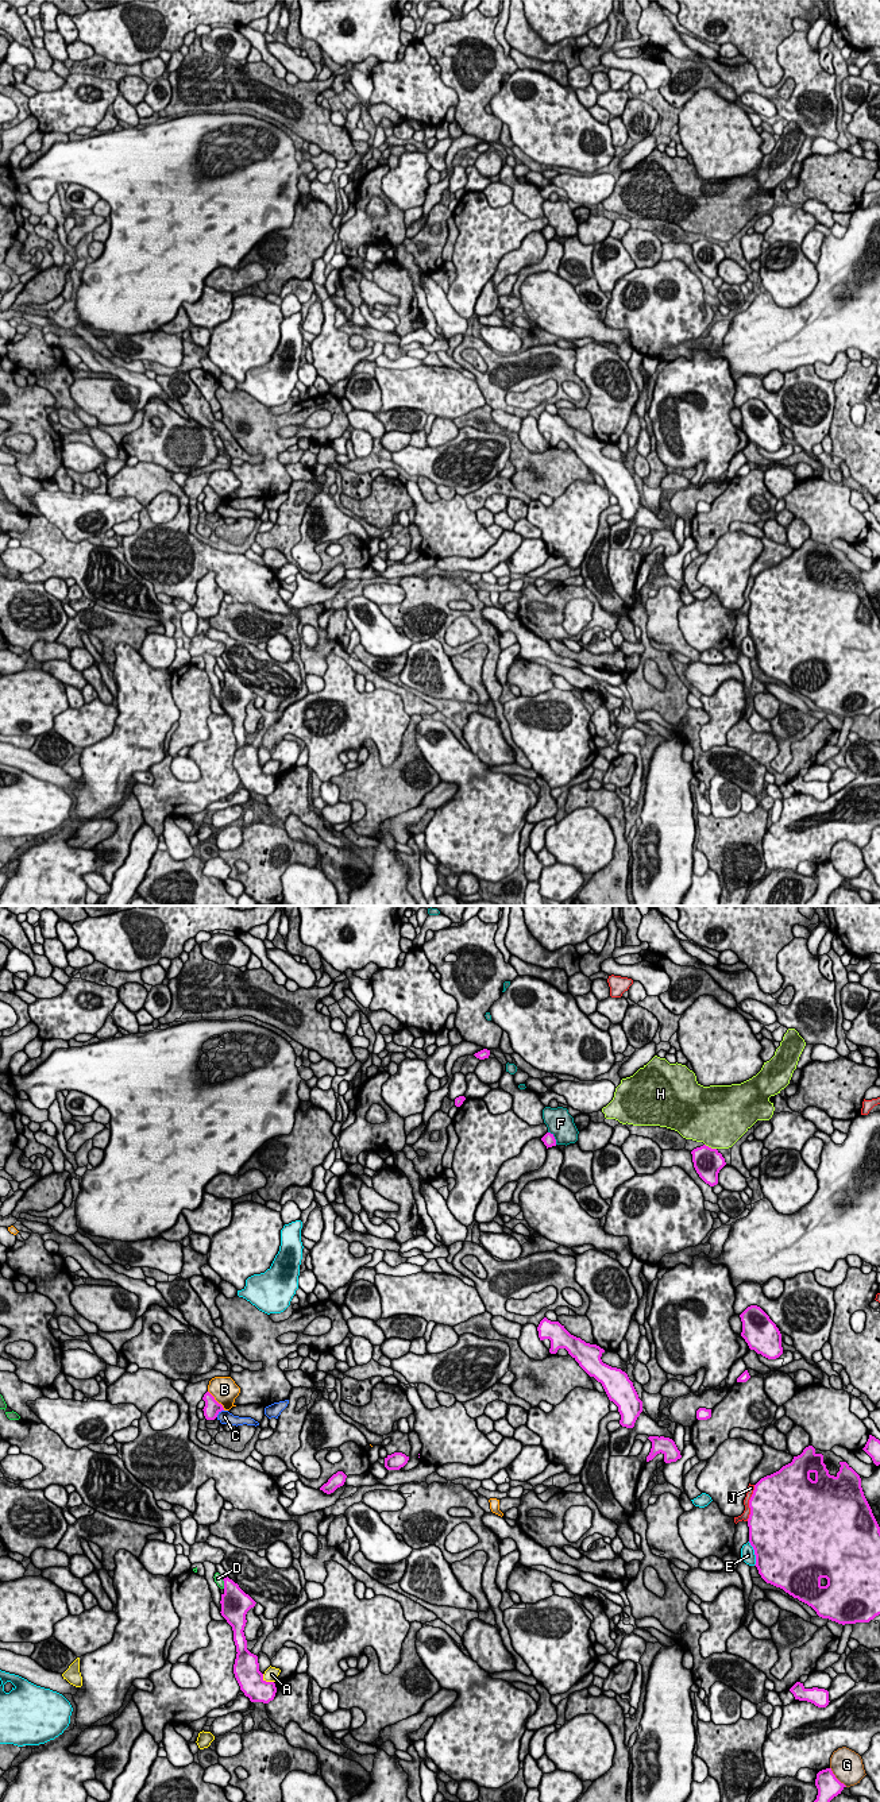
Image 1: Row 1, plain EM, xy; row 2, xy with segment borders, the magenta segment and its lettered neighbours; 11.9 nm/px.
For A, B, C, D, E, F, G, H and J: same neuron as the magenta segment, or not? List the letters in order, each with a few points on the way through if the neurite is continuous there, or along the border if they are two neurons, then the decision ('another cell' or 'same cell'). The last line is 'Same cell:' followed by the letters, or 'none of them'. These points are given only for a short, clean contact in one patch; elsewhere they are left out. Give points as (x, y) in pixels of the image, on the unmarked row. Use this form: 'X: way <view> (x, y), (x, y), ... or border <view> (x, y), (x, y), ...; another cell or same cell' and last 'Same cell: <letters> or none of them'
A: another cell
B: another cell
C: border xy (223, 502), (216, 509); another cell
D: another cell
E: another cell
F: another cell
G: another cell
H: another cell
J: another cell
Same cell: none of them

